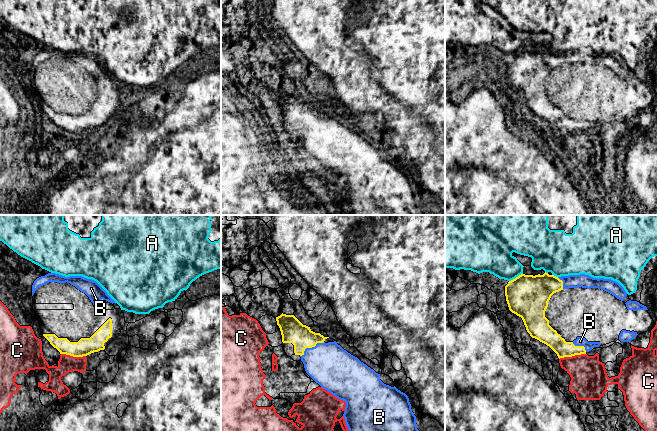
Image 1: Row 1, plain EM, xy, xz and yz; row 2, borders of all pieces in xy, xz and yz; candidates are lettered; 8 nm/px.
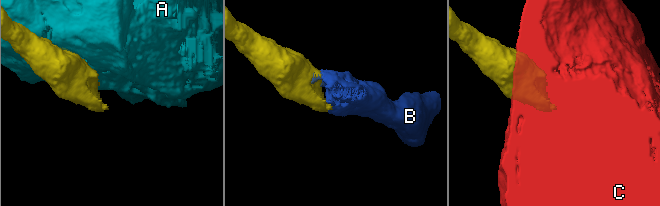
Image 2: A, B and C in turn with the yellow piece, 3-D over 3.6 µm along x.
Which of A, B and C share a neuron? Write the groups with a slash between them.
A / B / C

